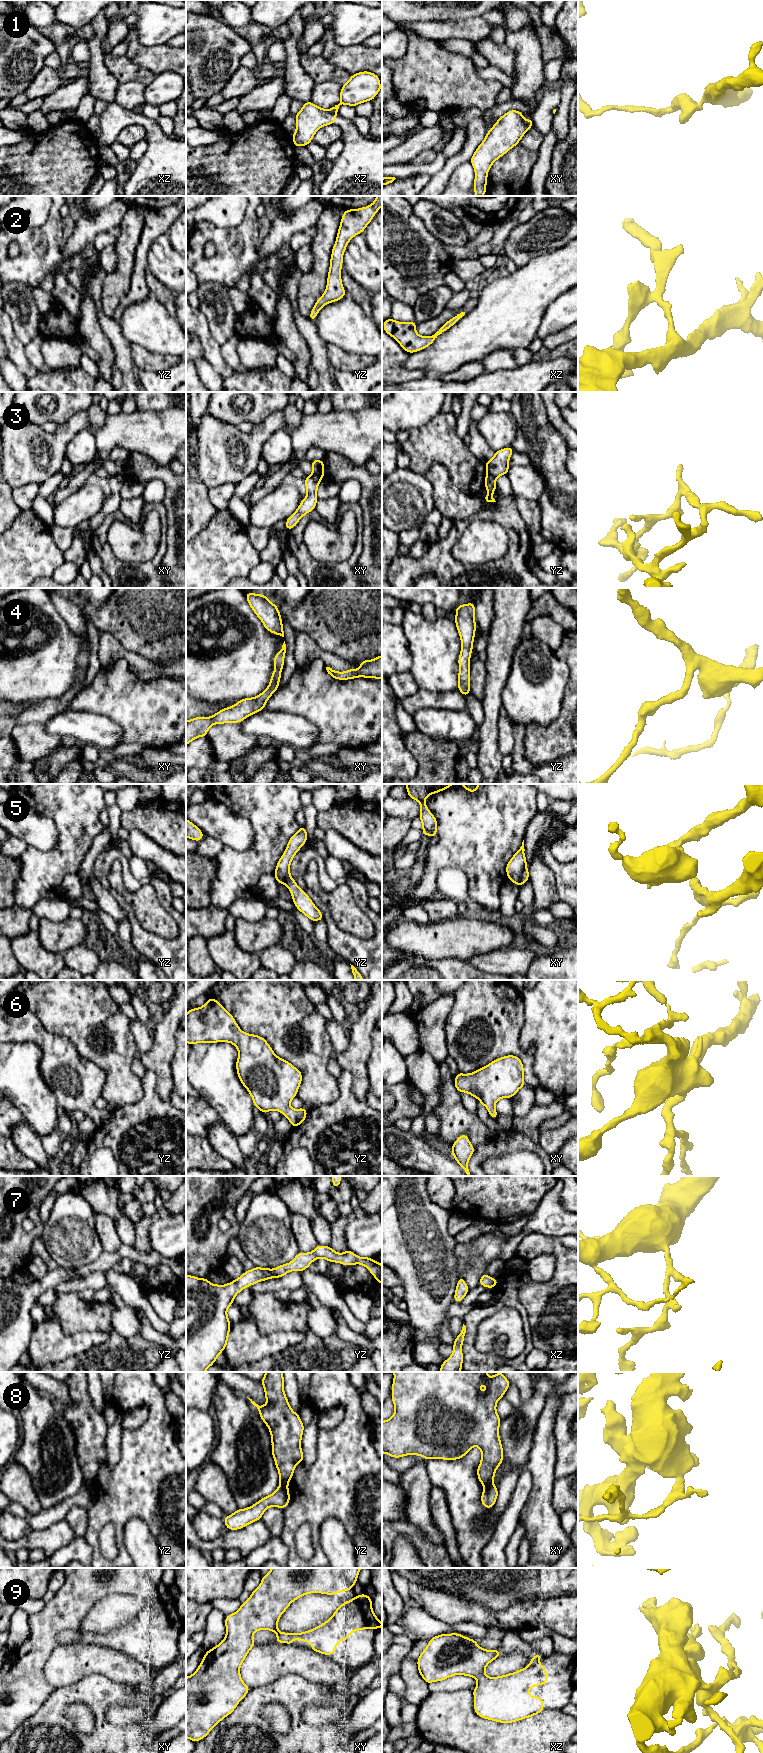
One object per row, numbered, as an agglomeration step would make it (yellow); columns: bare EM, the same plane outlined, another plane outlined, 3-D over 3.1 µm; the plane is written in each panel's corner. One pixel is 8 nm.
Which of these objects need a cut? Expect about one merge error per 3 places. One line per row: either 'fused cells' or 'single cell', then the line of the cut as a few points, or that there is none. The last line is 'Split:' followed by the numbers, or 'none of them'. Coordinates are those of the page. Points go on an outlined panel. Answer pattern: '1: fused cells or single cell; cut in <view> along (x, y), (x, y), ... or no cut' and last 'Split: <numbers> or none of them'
1: fused cells; cut in xz along (328, 110), (336, 114)
2: single cell; no cut
3: fused cells; cut in xy along (313, 473), (321, 477)
4: single cell; no cut
5: fused cells; cut in xy along (526, 867), (518, 884)
6: single cell; no cut
7: single cell; no cut
8: fused cells; cut in xy along (491, 1483), (484, 1487)
9: single cell; no cut
Split: 1, 3, 5, 8

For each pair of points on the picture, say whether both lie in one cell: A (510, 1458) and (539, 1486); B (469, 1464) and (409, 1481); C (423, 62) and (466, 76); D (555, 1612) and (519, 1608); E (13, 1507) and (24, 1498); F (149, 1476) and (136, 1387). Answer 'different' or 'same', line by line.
A: different
B: different
C: same
D: same
E: different
F: same

